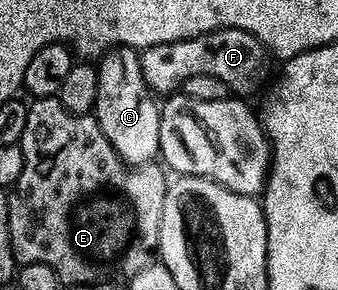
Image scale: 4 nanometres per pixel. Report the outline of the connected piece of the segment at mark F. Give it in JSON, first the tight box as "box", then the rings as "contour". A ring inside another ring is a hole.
{"box":[139,27,272,97],"contour":[[[220,27],[218,31],[197,37],[142,48],[139,60],[147,90],[159,97],[178,92],[184,81],[189,77],[197,77],[197,73],[217,77],[217,81],[221,81],[228,92],[236,96],[251,97],[247,95],[264,90],[263,82],[267,79],[267,70],[272,62],[267,48],[261,41],[257,41],[257,37],[253,37],[253,33],[245,33],[245,29],[236,27]]]}

